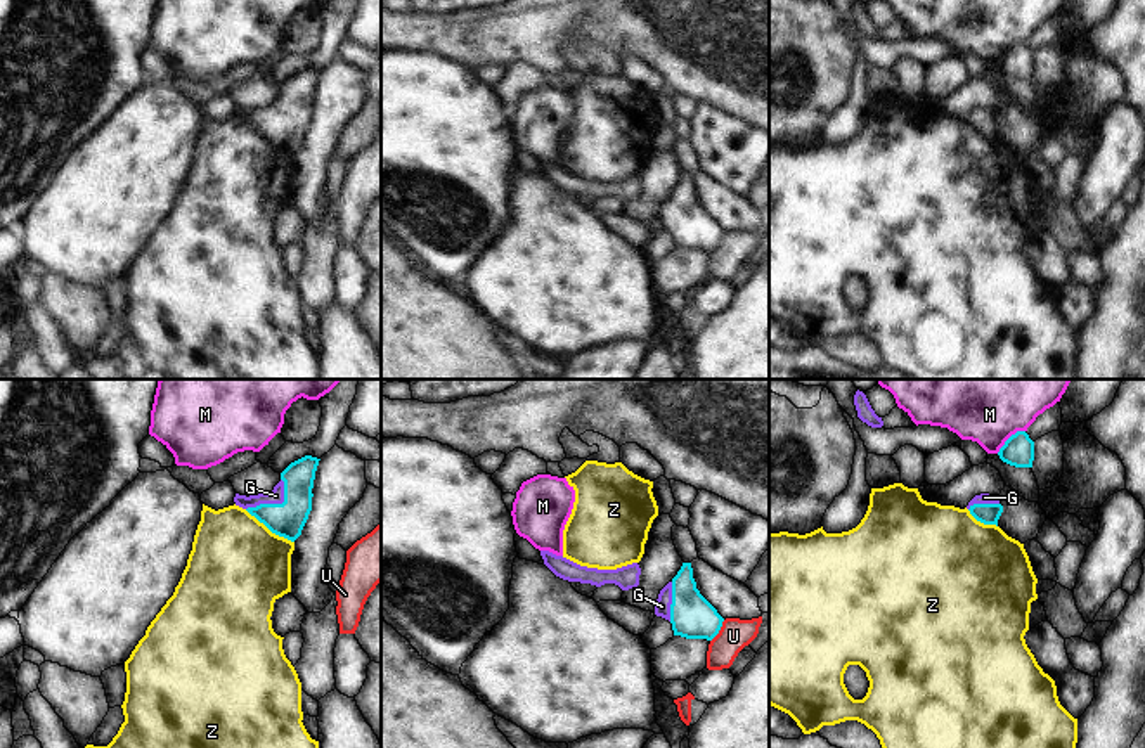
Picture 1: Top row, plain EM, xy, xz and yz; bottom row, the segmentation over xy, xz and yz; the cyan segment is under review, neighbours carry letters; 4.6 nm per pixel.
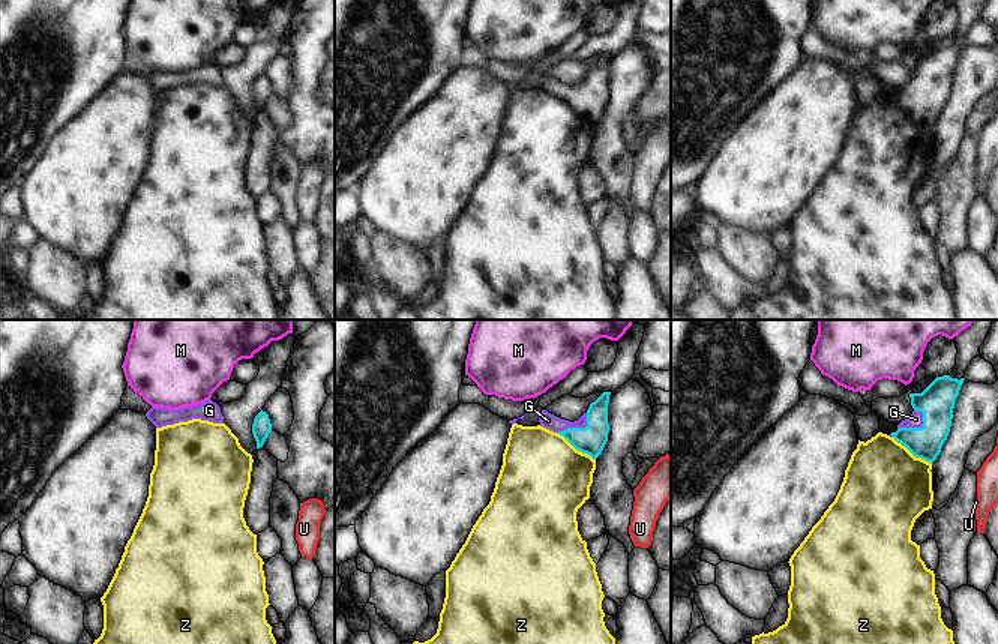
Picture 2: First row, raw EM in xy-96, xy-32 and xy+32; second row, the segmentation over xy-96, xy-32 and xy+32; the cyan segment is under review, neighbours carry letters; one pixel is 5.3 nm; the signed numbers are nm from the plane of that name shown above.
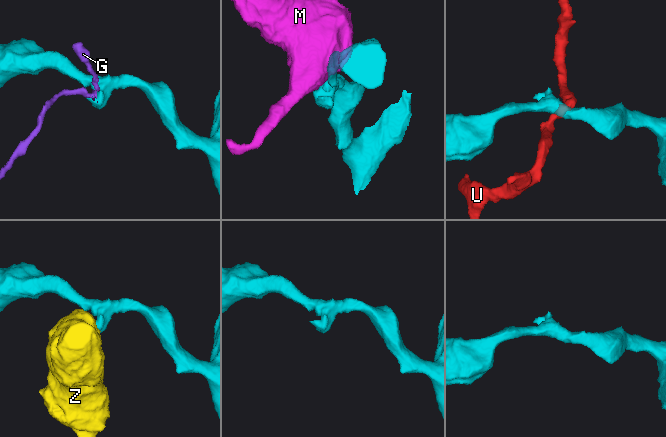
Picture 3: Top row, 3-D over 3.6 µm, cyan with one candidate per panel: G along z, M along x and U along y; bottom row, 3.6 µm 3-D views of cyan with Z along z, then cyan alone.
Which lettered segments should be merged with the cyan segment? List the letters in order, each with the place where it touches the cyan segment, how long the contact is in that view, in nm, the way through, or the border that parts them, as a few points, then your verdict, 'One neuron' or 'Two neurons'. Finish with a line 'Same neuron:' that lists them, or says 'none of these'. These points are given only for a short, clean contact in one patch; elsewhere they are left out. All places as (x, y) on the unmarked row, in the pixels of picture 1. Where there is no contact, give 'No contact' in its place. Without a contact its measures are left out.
G: Touches cyan at xy (274, 116). Shared border 220 nm. Path across: xy (286, 132), (274, 116), (276, 108). One neuron
M: Touches cyan at yz (1009, 51). Shared border 170 nm. Two neurons
U: Touches cyan at xz (719, 241). Shared border 120 nm. Two neurons
Z: Touches cyan at xy (269, 141). Shared border 280 nm. Boundary: xy (245, 122), (272, 144), (293, 154). Two neurons
Same neuron: G.

